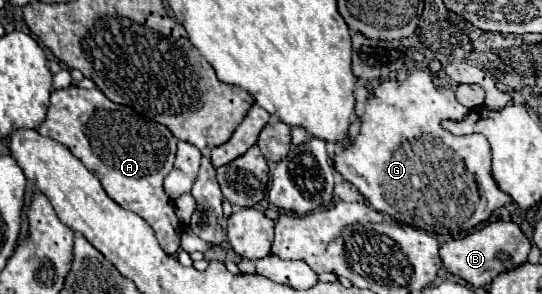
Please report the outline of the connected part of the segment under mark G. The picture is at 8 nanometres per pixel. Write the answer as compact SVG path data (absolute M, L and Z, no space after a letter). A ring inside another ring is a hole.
M426 70L412 72L402 84L392 80L380 82L360 118L360 134L338 154L336 168L346 180L358 186L372 208L390 214L398 222L442 236L458 236L468 232L480 222L486 222L496 208L508 202L508 196L498 188L490 172L488 140L480 134L452 136L440 126L442 120L462 120L468 112L470 108L458 104L452 90L434 88L432 76Z

